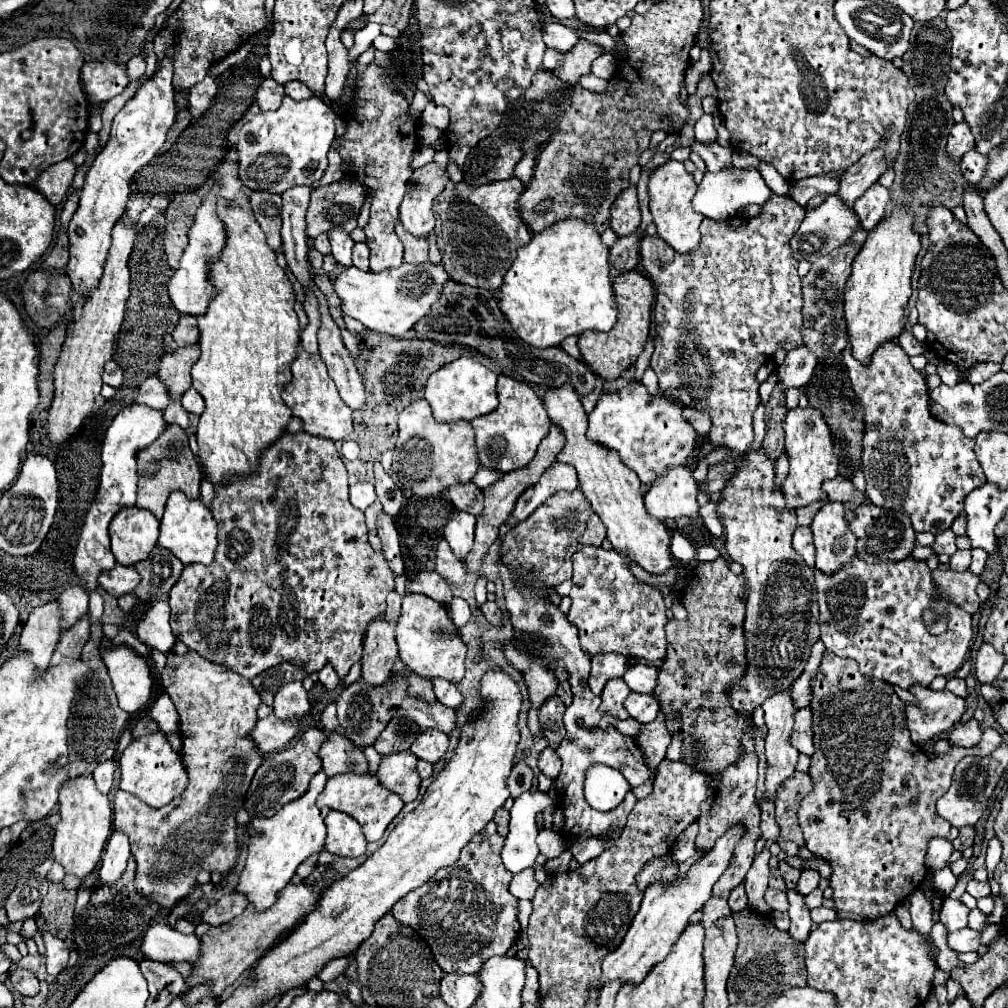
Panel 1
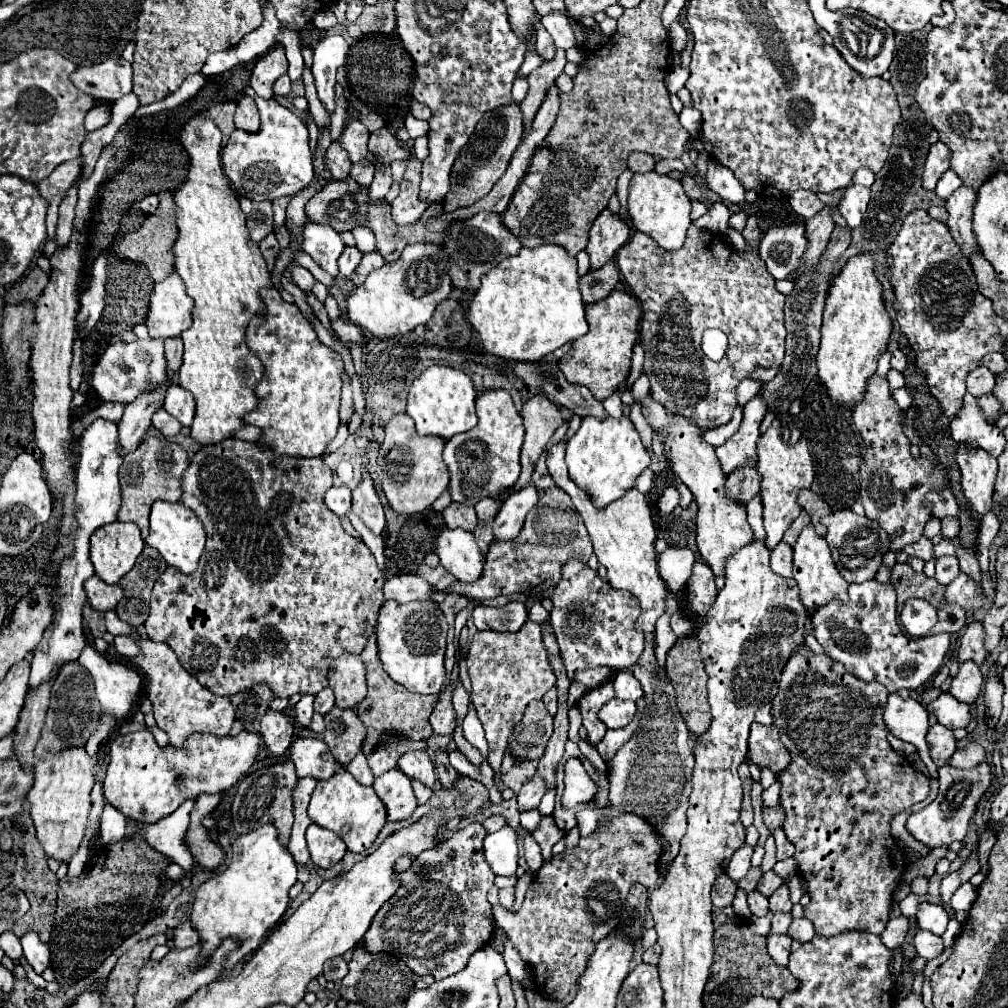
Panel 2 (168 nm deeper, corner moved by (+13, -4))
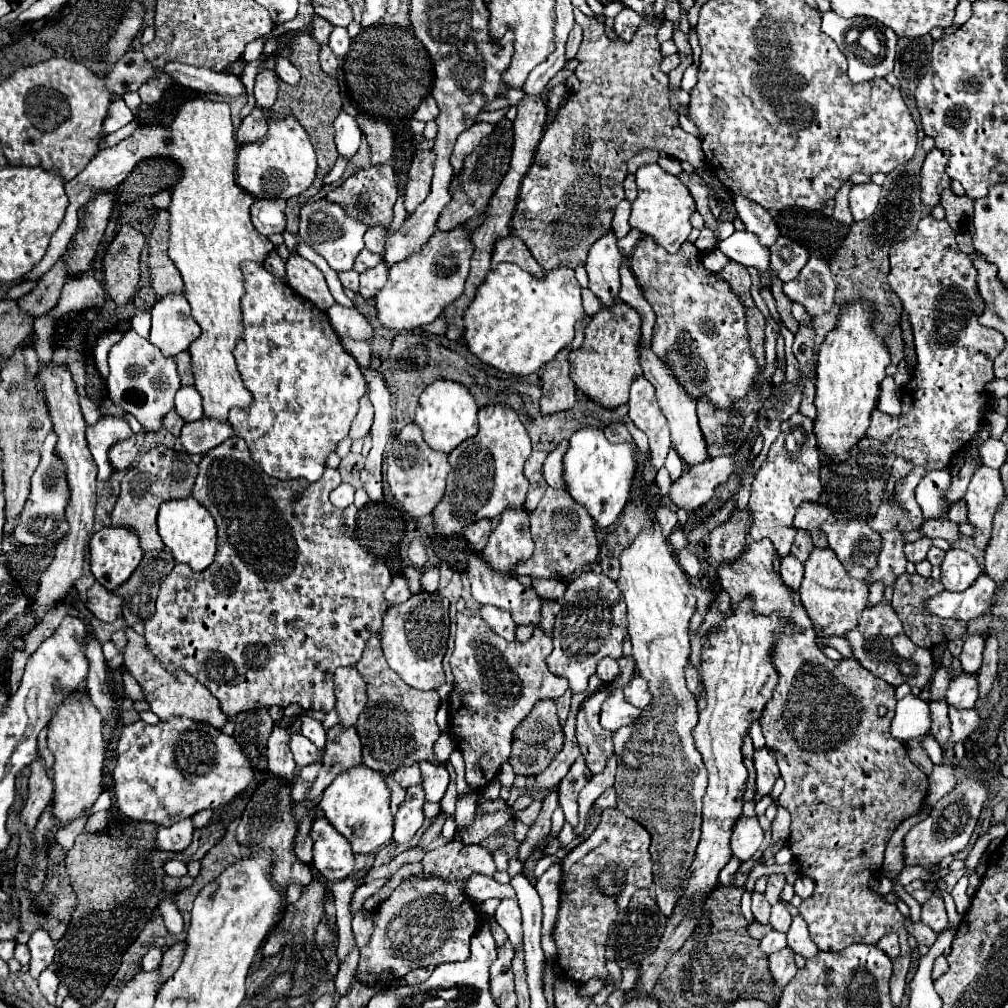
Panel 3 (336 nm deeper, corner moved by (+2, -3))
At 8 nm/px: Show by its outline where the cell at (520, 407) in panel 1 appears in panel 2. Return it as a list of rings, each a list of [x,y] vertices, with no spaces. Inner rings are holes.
[[[483,390],[477,396],[475,404],[477,404],[477,416],[479,416],[477,426],[471,428],[467,434],[455,434],[455,438],[451,438],[451,442],[447,442],[445,450],[443,450],[443,458],[445,458],[449,474],[451,474],[451,484],[449,484],[451,500],[471,504],[471,506],[475,506],[485,496],[499,496],[503,490],[509,490],[517,482],[517,478],[519,478],[519,452],[523,446],[523,436],[525,436],[523,418],[517,412],[509,392]]]

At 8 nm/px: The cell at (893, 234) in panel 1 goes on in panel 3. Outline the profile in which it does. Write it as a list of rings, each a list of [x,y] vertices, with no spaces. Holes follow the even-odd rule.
[[[854,301],[840,311],[838,329],[830,331],[818,351],[816,365],[816,419],[814,435],[820,453],[830,461],[846,461],[850,449],[866,435],[870,427],[870,415],[876,409],[880,383],[884,369],[890,365],[890,355],[872,327],[872,307],[868,303]]]

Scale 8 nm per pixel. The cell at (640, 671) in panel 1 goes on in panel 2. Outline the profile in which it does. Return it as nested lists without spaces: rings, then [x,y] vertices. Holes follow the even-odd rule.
[[[623,670],[615,676],[613,686],[615,686],[615,698],[619,698],[619,700],[637,700],[643,696],[641,682],[627,670]]]

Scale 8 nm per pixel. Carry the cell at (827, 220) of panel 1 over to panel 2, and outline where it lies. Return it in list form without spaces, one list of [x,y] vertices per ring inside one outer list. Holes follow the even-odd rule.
[[[803,220],[771,228],[759,246],[759,254],[765,260],[767,270],[771,270],[771,276],[777,280],[789,278],[789,274],[799,270],[805,250],[807,238]]]

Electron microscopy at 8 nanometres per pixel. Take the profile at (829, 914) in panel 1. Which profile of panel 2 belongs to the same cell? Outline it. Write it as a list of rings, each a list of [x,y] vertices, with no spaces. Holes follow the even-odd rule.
[[[793,918],[787,934],[789,934],[793,940],[809,942],[809,940],[815,936],[815,926],[811,926],[811,922],[809,922],[807,918]]]

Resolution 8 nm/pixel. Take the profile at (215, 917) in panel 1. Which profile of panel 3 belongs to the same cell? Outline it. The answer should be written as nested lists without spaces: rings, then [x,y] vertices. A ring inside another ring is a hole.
[[[176,943],[174,947],[170,947],[170,949],[164,951],[162,963],[158,967],[158,973],[160,973],[160,981],[162,983],[178,969],[178,965],[182,963],[182,957],[184,957],[184,943]]]

